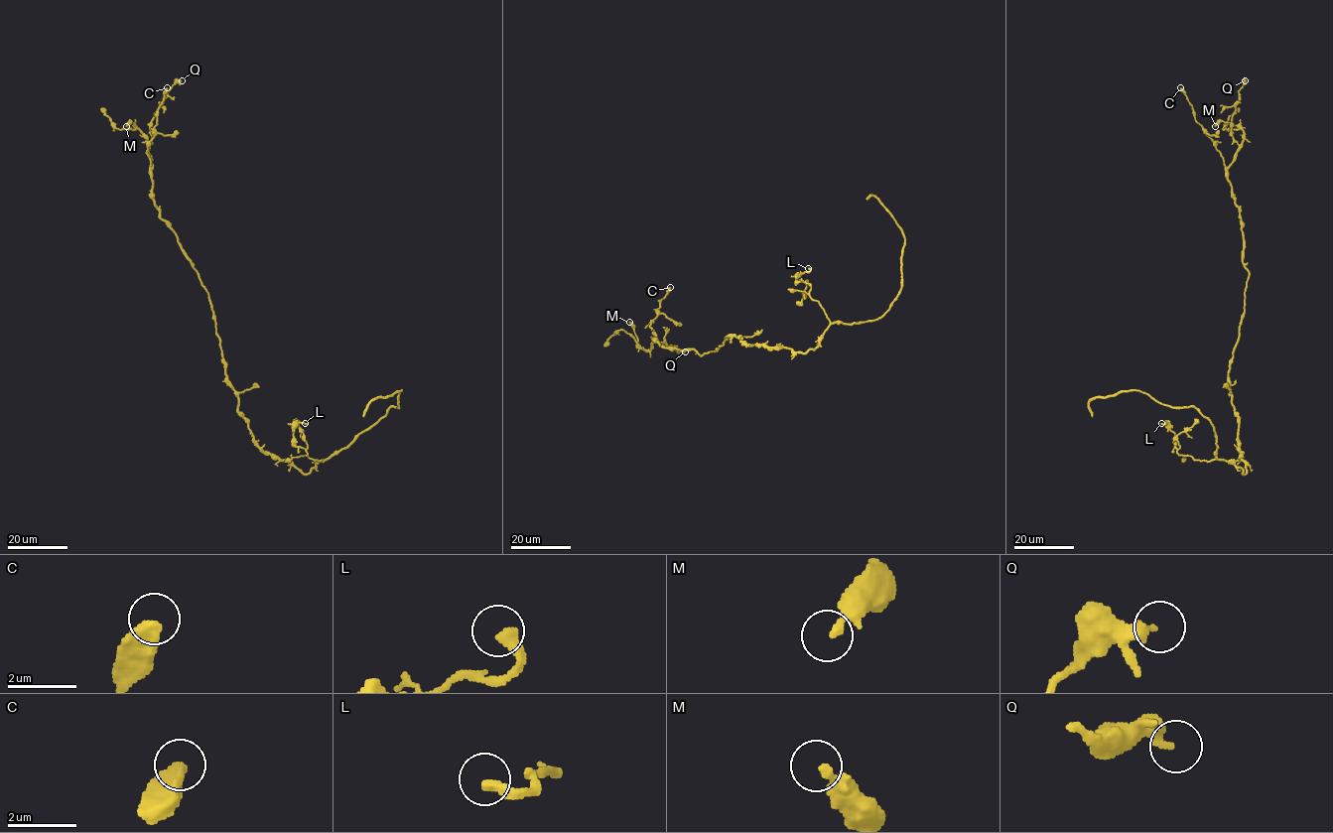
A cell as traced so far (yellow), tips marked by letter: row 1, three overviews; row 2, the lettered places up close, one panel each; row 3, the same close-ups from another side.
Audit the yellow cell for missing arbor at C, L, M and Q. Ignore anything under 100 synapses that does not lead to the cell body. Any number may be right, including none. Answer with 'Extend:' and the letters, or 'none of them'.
Extend: none of them

